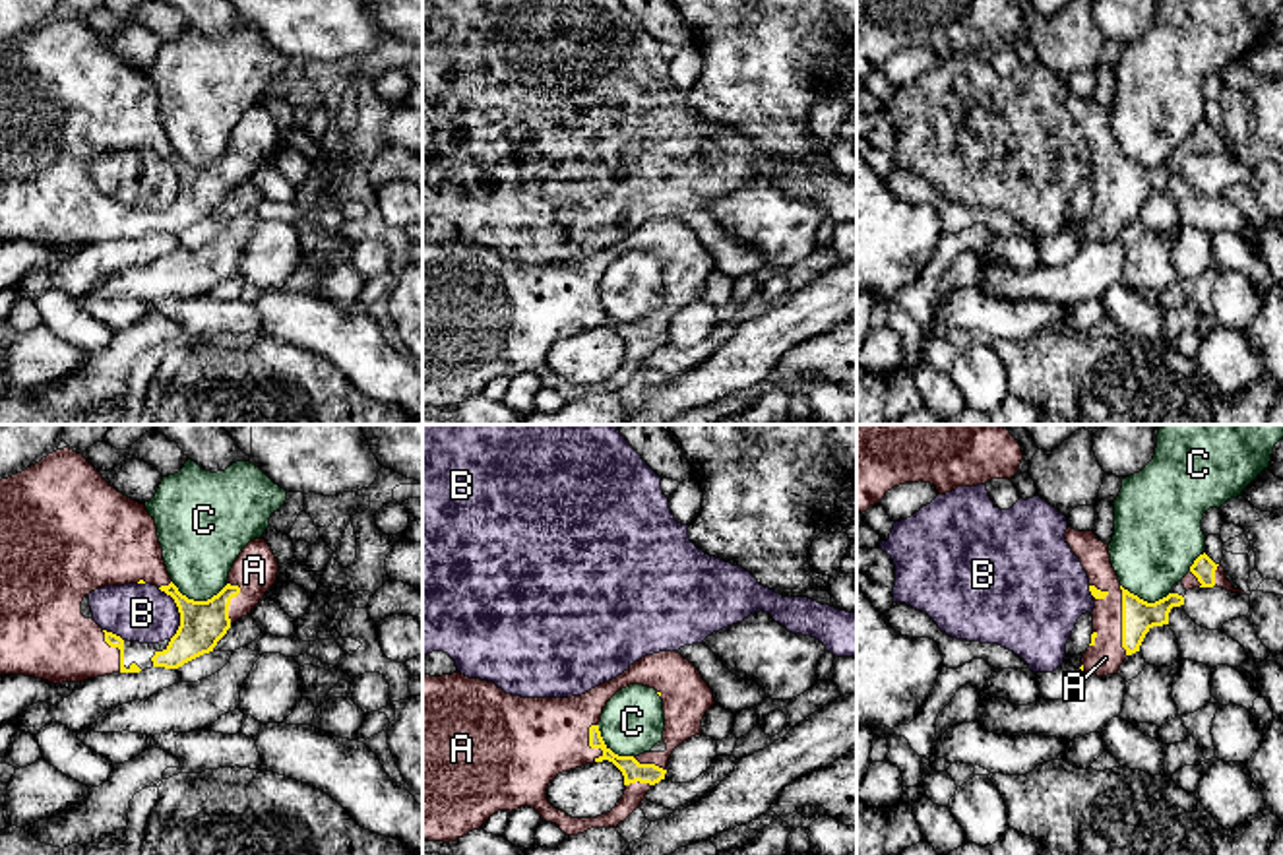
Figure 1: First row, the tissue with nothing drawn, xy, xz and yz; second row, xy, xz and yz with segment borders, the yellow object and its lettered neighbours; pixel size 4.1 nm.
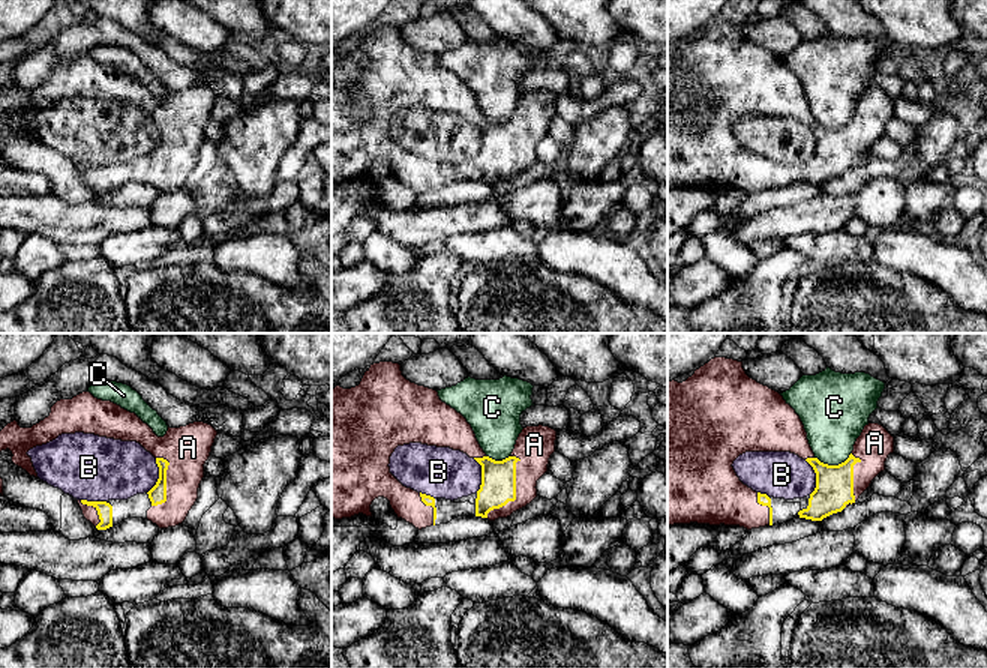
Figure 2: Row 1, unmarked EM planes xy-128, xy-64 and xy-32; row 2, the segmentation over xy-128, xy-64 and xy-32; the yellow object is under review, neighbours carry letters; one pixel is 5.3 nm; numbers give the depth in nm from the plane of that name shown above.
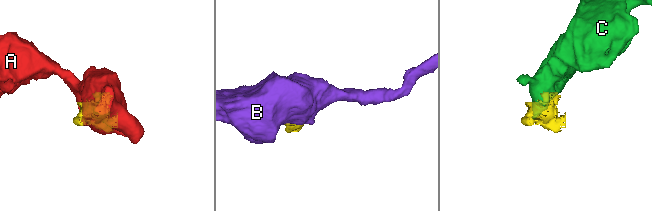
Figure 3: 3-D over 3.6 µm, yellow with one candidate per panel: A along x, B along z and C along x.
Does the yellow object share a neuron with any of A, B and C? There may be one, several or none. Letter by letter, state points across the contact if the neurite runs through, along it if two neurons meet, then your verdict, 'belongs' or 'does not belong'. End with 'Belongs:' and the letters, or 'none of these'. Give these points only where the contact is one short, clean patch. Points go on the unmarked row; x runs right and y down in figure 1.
A: belongs
B: does not belong
C: along xy (171, 148), (194, 165), (210, 165), (227, 150) | does not belong
Belongs: A

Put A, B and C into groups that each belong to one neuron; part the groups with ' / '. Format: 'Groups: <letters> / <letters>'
Groups: A / B / C

